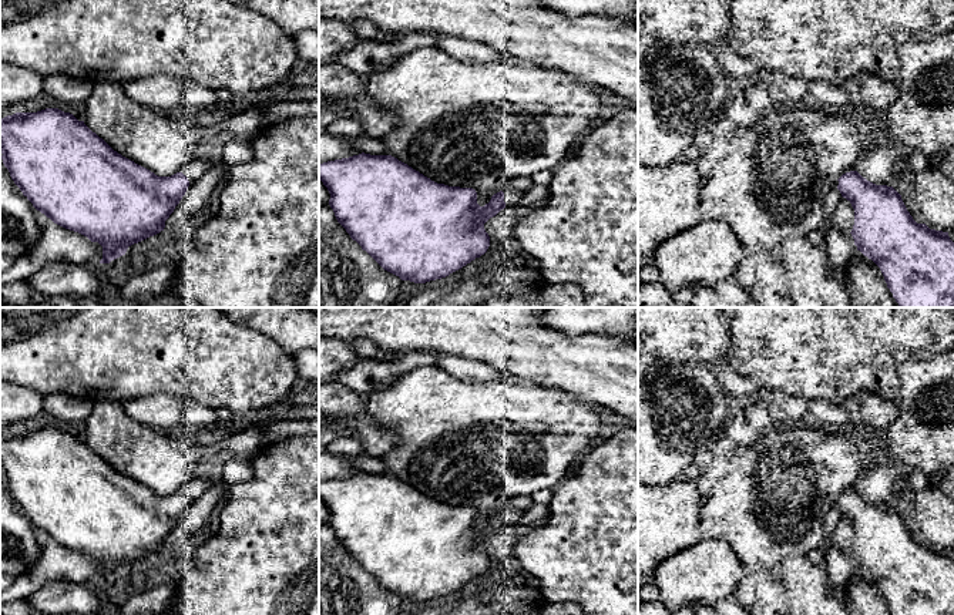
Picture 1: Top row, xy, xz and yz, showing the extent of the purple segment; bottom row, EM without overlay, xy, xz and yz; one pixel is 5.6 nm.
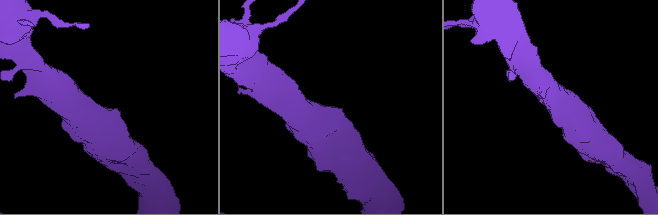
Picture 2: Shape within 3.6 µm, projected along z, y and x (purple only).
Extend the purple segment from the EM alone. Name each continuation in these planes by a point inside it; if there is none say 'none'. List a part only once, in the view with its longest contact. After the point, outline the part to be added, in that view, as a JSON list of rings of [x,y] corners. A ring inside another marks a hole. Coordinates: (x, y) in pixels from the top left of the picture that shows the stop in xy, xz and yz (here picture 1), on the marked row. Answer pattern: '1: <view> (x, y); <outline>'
1: xz (511, 198); [[[503,189],[503,192],[504,192],[505,208],[514,206],[514,205],[520,205],[520,201],[523,198],[523,192],[521,191]]]

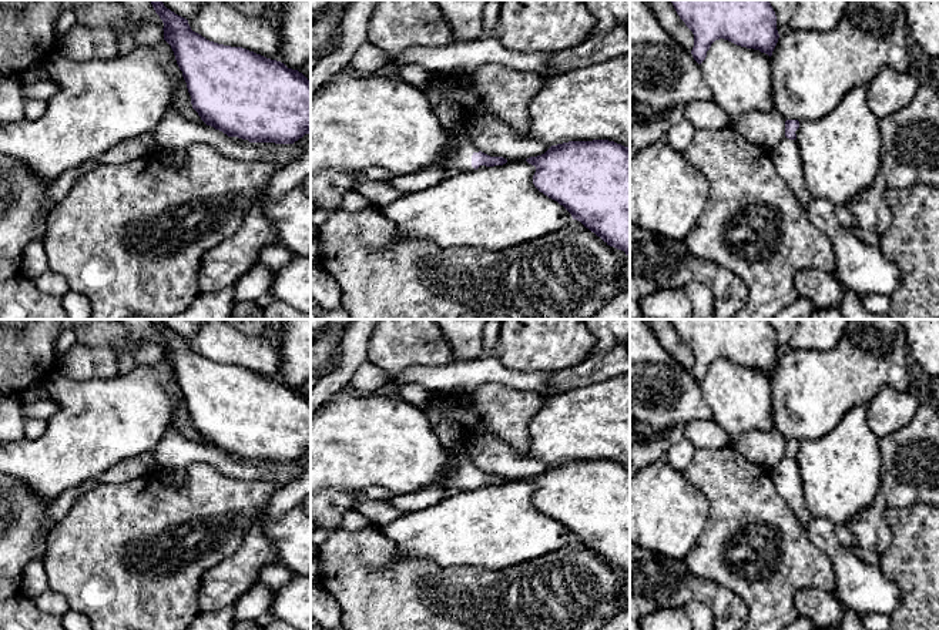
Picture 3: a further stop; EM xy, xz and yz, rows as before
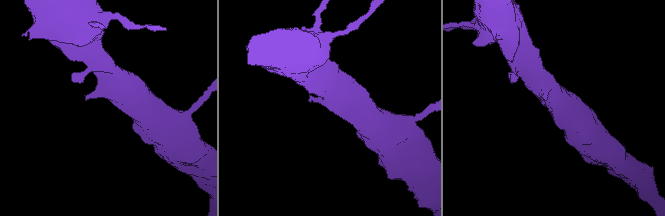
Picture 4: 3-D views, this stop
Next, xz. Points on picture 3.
1: xz (459, 157); [[[463,130],[455,133],[453,140],[452,148],[443,155],[443,164],[455,172],[473,171],[472,155],[480,150]]]

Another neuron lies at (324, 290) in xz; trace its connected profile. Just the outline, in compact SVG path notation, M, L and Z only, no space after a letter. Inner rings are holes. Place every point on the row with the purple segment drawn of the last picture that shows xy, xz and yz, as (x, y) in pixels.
M319 265L311 271L311 296L322 311L335 311L342 305L339 285Z

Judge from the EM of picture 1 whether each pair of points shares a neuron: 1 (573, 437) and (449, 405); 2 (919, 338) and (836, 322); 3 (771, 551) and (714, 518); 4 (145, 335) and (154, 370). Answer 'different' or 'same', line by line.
1: same
2: same
3: same
4: same

